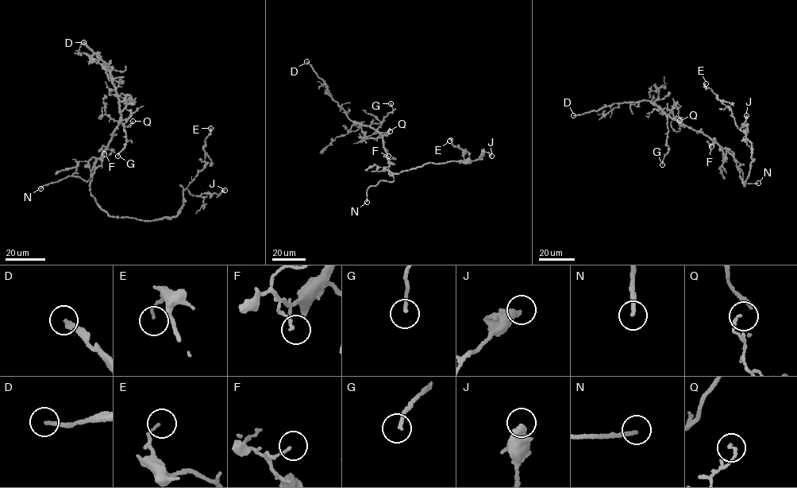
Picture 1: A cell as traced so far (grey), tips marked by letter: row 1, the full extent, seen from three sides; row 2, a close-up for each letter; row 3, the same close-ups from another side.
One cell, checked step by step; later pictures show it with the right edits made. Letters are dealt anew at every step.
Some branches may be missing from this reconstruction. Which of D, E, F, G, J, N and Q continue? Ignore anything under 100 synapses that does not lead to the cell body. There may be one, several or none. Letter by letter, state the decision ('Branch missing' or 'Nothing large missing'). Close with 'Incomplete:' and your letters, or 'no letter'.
D: Branch missing
E: Nothing large missing
F: Nothing large missing
G: Nothing large missing
J: Nothing large missing
N: Branch missing
Q: Nothing large missing
Incomplete: D, N

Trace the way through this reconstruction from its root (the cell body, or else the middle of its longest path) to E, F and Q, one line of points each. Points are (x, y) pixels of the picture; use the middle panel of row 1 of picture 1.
E: (395, 173), (429, 163), (469, 160), (469, 163), (463, 161), (466, 152), (449, 141)
F: (395, 173), (388, 170), (389, 161), (386, 156), (388, 156)
Q: (395, 173), (388, 170), (389, 159), (383, 138), (390, 131)

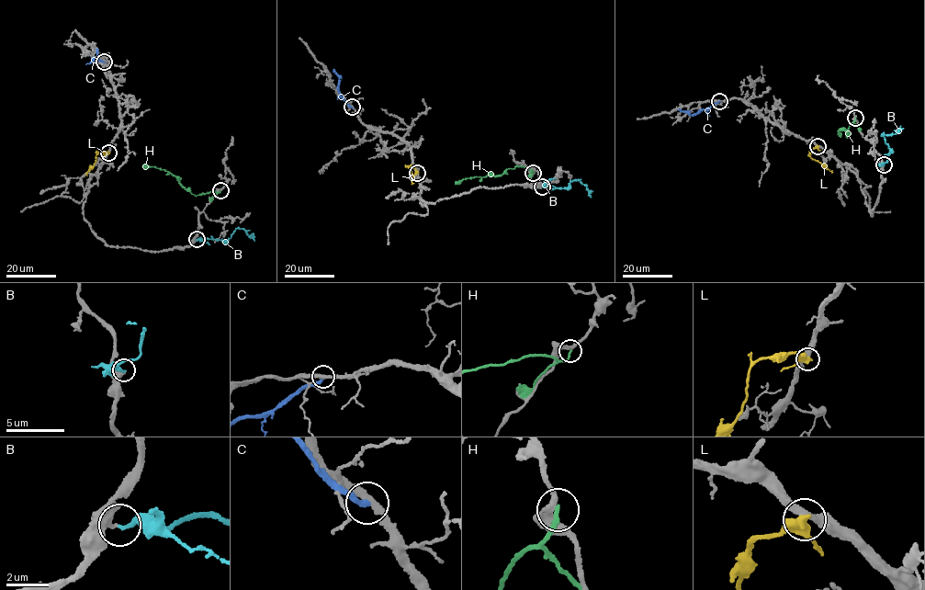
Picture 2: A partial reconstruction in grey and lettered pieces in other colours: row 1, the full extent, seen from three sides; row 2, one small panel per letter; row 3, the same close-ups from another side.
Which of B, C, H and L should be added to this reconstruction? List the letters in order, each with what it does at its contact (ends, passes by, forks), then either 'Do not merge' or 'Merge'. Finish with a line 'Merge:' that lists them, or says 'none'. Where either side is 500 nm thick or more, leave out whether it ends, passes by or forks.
B: It ends there. Merge
C: It ends there. Do not merge
H: It ends there. Do not merge
L: It passes by. Do not merge
Merge: B

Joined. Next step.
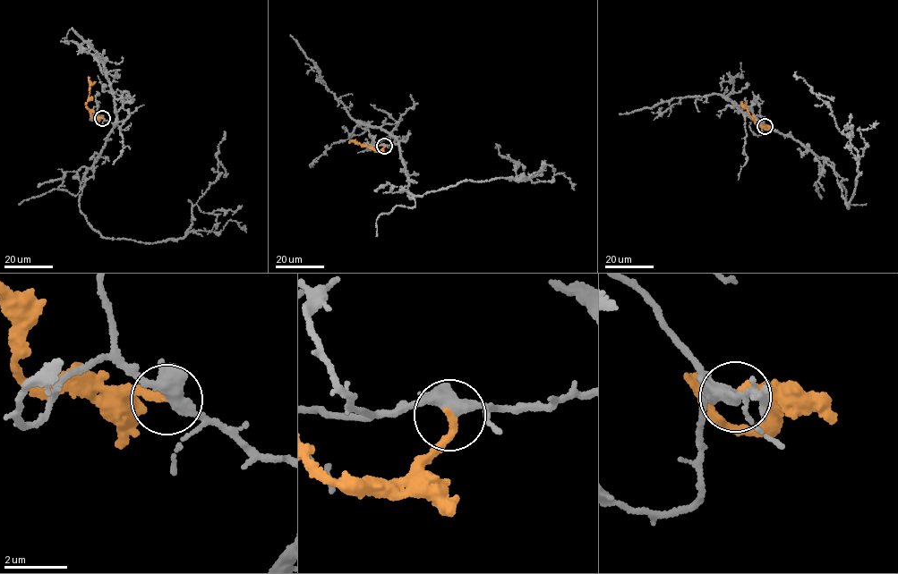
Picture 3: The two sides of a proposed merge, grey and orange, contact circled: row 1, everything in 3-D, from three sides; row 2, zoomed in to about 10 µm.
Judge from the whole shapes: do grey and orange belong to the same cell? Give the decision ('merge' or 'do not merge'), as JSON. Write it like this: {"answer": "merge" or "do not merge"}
{"answer": "do not merge"}

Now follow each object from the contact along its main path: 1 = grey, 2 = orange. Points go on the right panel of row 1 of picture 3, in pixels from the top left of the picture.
1: (764, 126), (791, 137), (825, 158), (848, 207), (859, 173), (857, 151), (839, 130), (826, 102), (796, 71)
2: (764, 126), (767, 126), (766, 129), (756, 125), (747, 108), (740, 105), (741, 102)

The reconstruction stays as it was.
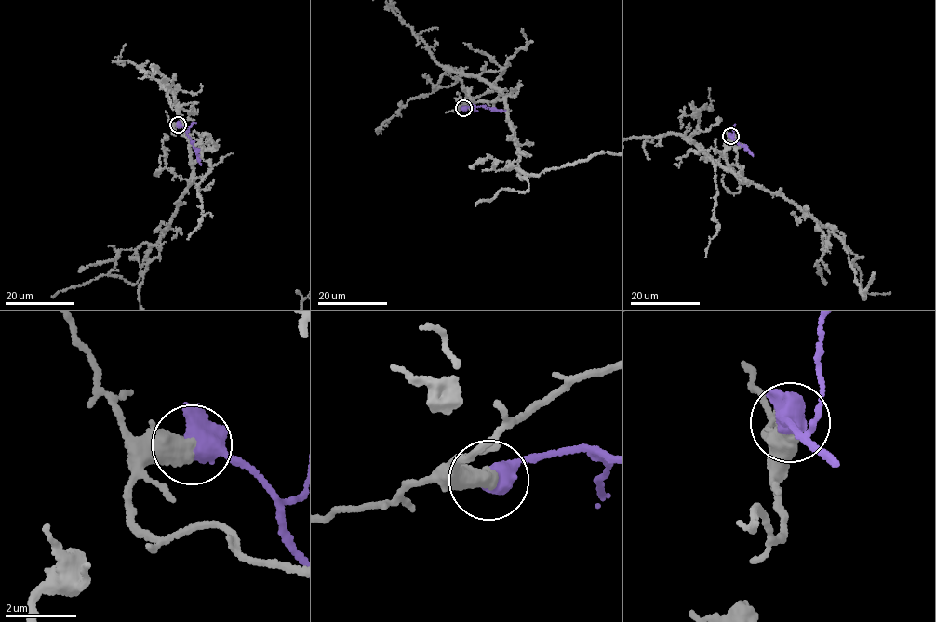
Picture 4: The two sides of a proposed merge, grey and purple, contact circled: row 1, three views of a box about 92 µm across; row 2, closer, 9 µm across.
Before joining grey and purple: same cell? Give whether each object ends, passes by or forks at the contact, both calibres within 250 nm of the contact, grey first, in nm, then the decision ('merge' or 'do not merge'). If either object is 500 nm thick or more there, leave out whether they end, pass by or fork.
550 nm thick on the grey side, 750 nm on the other; do not merge

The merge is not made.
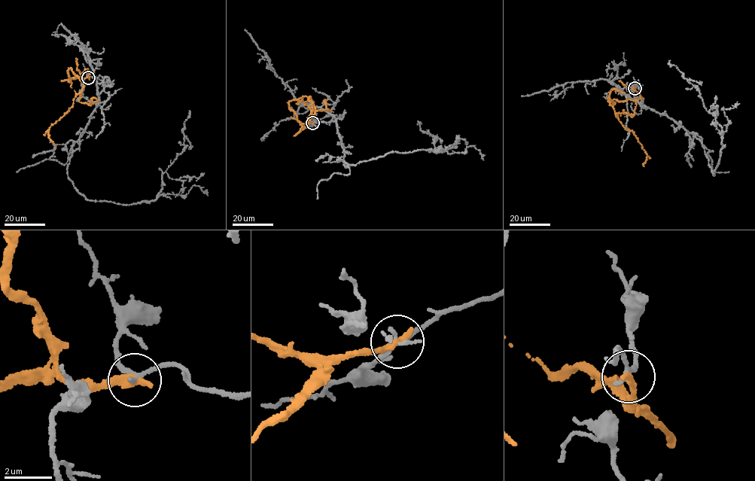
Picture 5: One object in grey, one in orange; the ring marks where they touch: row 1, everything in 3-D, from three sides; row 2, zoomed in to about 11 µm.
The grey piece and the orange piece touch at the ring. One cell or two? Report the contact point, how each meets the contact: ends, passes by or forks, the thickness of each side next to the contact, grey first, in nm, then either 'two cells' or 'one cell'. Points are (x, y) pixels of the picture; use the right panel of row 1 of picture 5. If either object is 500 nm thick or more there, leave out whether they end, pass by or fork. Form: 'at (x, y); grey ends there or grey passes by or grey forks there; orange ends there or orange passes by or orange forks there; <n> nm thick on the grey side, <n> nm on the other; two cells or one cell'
at (634, 88); grey passes by; orange ends there; 170 nm thick on the grey side, 360 nm on the other; two cells

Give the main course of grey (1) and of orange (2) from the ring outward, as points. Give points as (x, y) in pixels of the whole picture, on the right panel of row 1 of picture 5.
1: (634, 87), (637, 101), (694, 133), (714, 175), (723, 145), (721, 126), (706, 110), (698, 90), (670, 60)
2: (634, 88), (640, 98), (607, 100), (619, 120), (633, 132), (645, 151), (644, 166)

